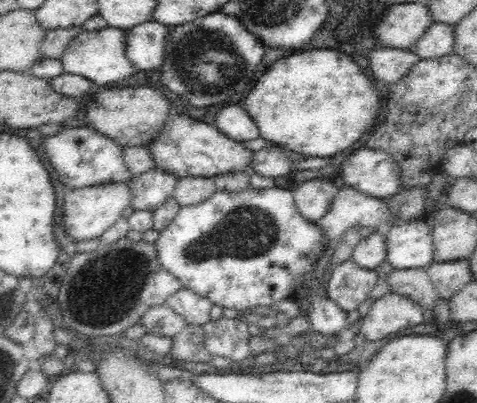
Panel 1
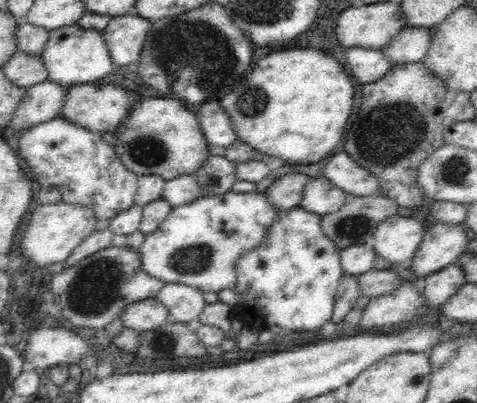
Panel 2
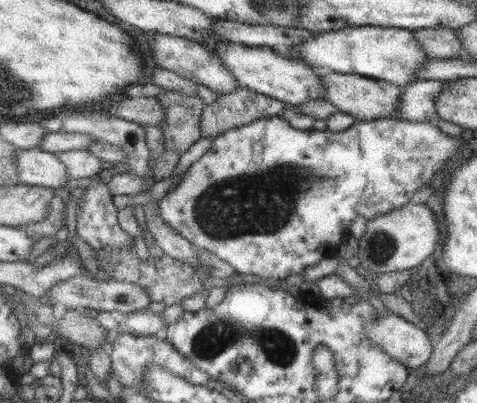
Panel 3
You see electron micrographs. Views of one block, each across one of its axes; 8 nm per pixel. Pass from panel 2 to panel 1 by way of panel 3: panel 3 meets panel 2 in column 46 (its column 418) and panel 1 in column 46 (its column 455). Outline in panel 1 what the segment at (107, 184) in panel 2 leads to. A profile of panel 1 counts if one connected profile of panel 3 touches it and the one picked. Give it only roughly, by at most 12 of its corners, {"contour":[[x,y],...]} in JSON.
{"contour":[[96,128],[44,140],[68,190],[132,182],[122,146]]}

